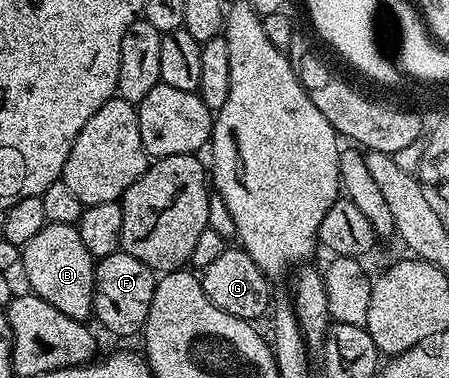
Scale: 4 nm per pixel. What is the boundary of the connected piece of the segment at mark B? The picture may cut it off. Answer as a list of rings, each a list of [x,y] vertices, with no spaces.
[[[48,222],[22,248],[19,266],[24,267],[24,279],[28,282],[27,290],[31,294],[42,297],[42,301],[50,301],[50,305],[54,305],[54,309],[61,313],[66,313],[66,317],[81,321],[93,318],[96,263],[90,249],[82,245],[79,226]]]

